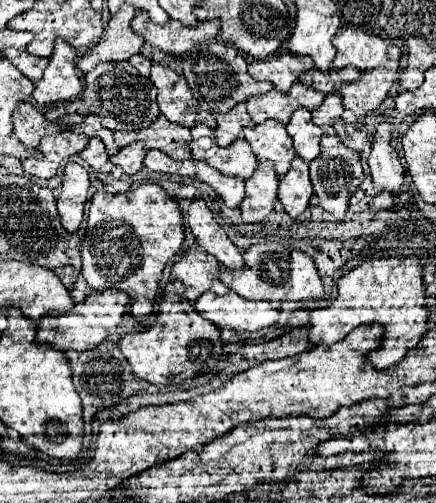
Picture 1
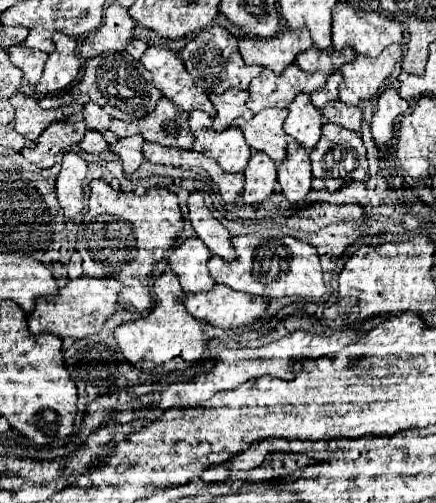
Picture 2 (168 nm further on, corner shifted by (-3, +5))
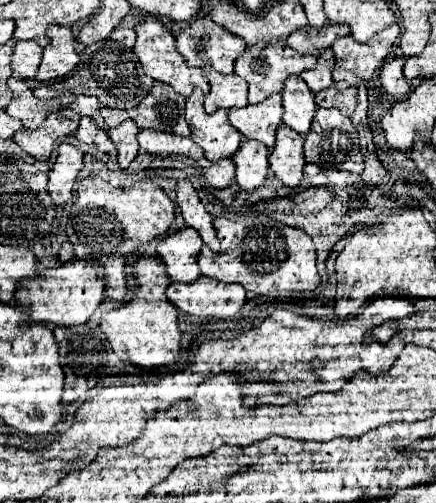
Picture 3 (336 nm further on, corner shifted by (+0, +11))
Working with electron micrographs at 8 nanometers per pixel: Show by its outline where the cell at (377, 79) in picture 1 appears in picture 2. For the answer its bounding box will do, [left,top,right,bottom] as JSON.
[339,45,401,105]

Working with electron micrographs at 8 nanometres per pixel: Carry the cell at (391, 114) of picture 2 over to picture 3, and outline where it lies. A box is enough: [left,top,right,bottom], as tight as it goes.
[380,57,410,101]

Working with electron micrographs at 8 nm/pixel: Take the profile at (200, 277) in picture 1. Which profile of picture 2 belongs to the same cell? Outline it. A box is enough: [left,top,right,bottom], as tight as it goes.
[169,237,215,293]

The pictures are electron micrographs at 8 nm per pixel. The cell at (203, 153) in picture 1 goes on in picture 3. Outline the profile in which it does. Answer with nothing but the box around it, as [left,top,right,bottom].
[186,89,242,163]

